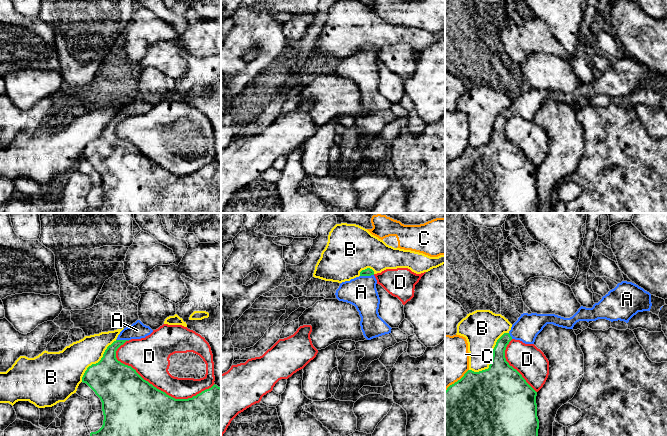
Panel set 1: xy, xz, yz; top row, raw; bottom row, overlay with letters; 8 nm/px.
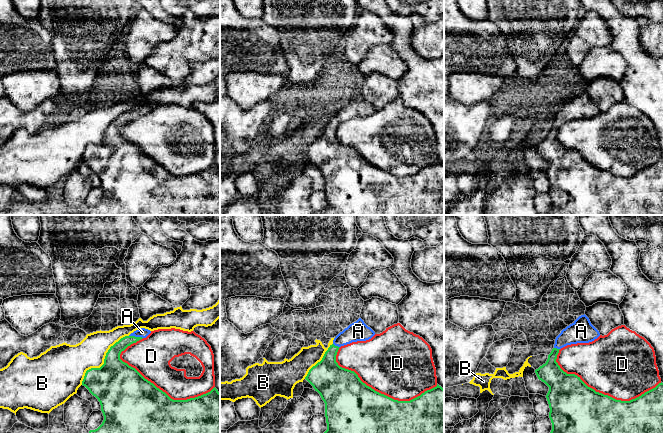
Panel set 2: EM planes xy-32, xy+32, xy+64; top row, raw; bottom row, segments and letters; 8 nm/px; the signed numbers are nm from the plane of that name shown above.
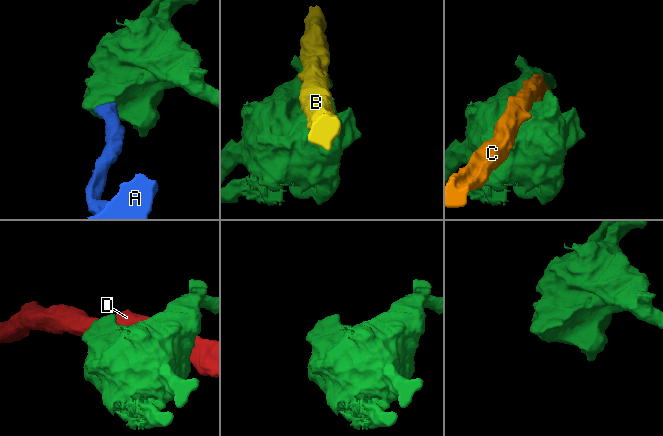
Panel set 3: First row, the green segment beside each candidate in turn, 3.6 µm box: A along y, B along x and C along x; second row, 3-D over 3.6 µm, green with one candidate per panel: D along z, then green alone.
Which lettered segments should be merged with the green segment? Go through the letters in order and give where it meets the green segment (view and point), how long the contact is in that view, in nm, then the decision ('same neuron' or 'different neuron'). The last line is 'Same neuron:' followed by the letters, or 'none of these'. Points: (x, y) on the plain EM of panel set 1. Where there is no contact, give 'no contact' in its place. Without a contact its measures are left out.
A: xz (366, 51) | 110 nm | same neuron
B: yz (492, 134) | 440 nm | different neuron
C: yz (457, 157) | 260 nm | different neuron
D: xy (162, 167) | 850 nm | different neuron
Same neuron: A

